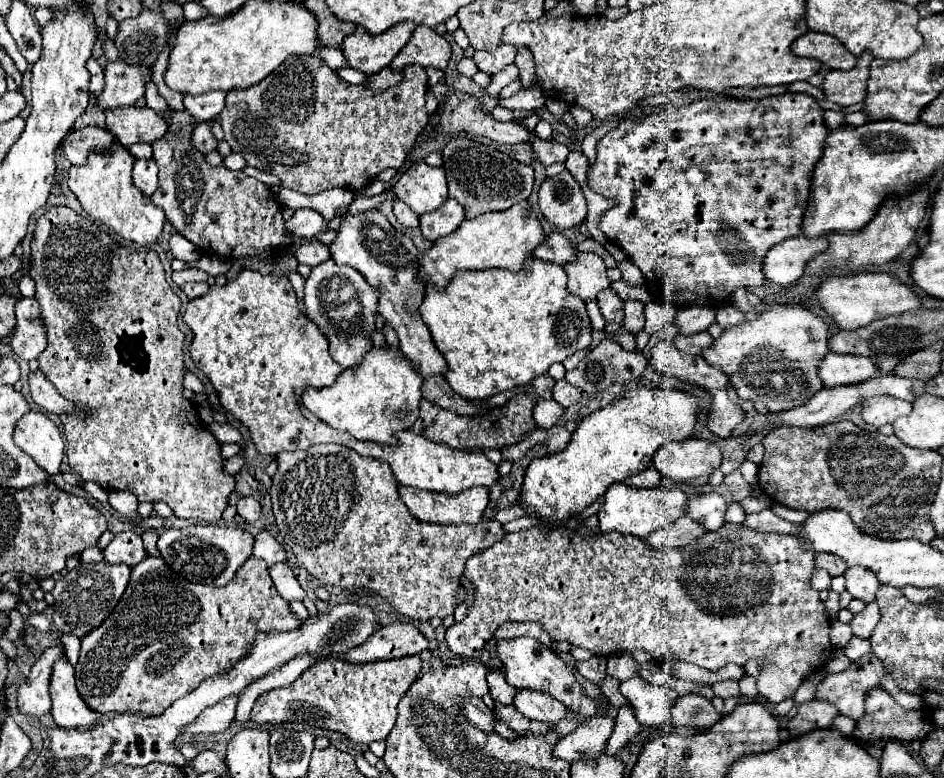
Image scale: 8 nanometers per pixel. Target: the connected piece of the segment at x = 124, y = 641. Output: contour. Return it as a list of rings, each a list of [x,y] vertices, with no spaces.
[[[145,557],[143,563],[131,569],[131,581],[115,611],[83,637],[81,657],[75,665],[77,689],[83,701],[99,713],[161,715],[173,701],[197,689],[203,679],[223,673],[231,663],[237,663],[239,655],[251,645],[255,631],[291,631],[299,625],[299,617],[295,617],[287,601],[279,597],[271,583],[269,567],[259,557],[247,559],[227,587],[195,585],[171,571],[161,557]]]

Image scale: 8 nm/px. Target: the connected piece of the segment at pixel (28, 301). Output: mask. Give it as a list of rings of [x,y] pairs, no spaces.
[[[25,297],[15,307],[17,325],[11,337],[11,347],[17,355],[31,361],[37,359],[39,353],[47,345],[47,327],[41,317],[41,309],[35,297]]]

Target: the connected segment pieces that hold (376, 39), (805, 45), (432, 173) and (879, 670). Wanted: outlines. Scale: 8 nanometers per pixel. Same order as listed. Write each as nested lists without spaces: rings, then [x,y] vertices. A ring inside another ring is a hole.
[[[413,21],[397,23],[381,35],[367,35],[363,27],[357,27],[343,41],[343,55],[349,61],[349,67],[361,69],[365,73],[377,73],[391,63],[391,59],[405,47],[415,31]]]
[[[807,31],[793,43],[793,53],[801,57],[813,57],[829,65],[831,69],[851,69],[857,59],[847,51],[847,47],[835,39],[833,35],[825,35],[819,31]]]
[[[425,161],[409,167],[393,187],[395,197],[407,203],[413,213],[423,215],[439,209],[447,201],[447,177],[441,167],[431,167]]]
[[[867,653],[859,661],[853,661],[849,669],[837,675],[827,675],[817,685],[815,699],[835,703],[841,715],[859,721],[865,715],[867,693],[881,687],[881,679],[885,675],[883,663],[879,663],[873,653]]]

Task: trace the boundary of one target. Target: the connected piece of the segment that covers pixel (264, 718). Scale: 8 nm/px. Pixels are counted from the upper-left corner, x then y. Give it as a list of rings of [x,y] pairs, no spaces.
[[[421,657],[349,663],[345,659],[323,659],[303,671],[291,685],[263,693],[251,711],[253,723],[297,721],[343,733],[355,743],[369,745],[387,739],[397,719],[397,703],[421,673]]]

